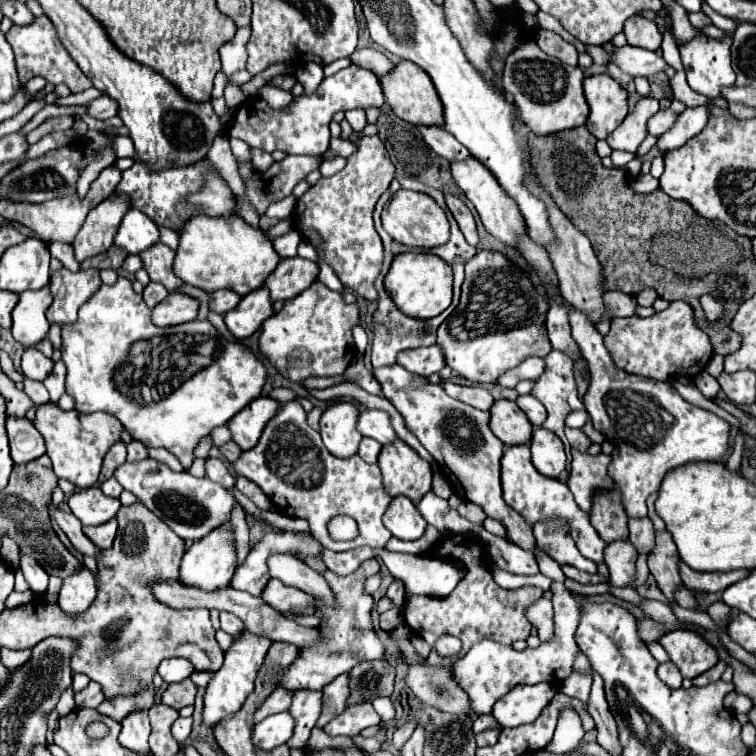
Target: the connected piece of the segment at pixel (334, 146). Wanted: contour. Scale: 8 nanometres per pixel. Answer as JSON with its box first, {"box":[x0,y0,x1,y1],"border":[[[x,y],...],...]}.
{"box":[328,137,356,157],"border":[[[332,137],[332,139],[330,139],[330,147],[328,147],[328,151],[332,151],[332,153],[338,155],[338,157],[348,157],[348,155],[352,155],[352,153],[356,151],[356,147],[354,147],[350,141]]]}

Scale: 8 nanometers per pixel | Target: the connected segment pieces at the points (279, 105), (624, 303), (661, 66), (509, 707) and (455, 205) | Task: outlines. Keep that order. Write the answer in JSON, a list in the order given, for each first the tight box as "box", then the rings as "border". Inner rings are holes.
[{"box":[258,83,294,109],"border":[[[268,83],[260,88],[258,94],[273,109],[283,109],[287,107],[294,99],[289,91],[284,91],[277,88],[271,83]]]},{"box":[604,291,638,317],"border":[[[608,291],[604,293],[604,303],[608,303],[608,311],[610,317],[630,317],[634,315],[638,303],[634,297],[624,295],[624,293],[616,293],[616,291]]]},{"box":[612,45,668,77],"border":[[[630,45],[618,47],[618,53],[612,53],[612,63],[616,63],[622,71],[630,73],[632,77],[636,75],[650,77],[654,73],[666,71],[668,67],[662,55],[642,47],[630,47]]]},{"box":[494,683,556,727],"border":[[[546,683],[518,685],[498,705],[494,705],[494,717],[502,727],[518,727],[538,719],[542,709],[550,703],[556,689]]]},{"box":[446,195,478,245],"border":[[[446,195],[446,205],[448,209],[452,211],[462,235],[466,237],[466,241],[470,245],[478,245],[478,233],[476,233],[476,223],[474,223],[474,217],[470,213],[470,209],[454,195]]]}]

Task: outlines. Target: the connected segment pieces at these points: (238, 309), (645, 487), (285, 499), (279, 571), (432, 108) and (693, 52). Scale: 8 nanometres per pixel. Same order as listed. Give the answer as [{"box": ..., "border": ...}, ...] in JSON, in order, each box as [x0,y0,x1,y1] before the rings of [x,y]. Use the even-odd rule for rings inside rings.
[{"box":[224,287,272,339],"border":[[[260,287],[240,299],[240,303],[224,315],[224,323],[236,339],[246,339],[256,333],[272,315],[272,303],[266,287]]]},{"box":[568,307,730,517],"border":[[[574,307],[568,311],[568,319],[572,337],[578,341],[592,375],[584,395],[584,407],[590,413],[594,427],[616,447],[608,473],[616,487],[622,489],[622,501],[628,515],[646,517],[646,499],[660,491],[668,471],[690,461],[720,461],[726,455],[730,425],[716,413],[684,401],[670,383],[630,375],[618,369],[614,361],[610,361],[604,337],[594,329],[590,319]]]},{"box":[232,401,392,551],"border":[[[296,401],[282,403],[276,417],[268,421],[258,445],[244,451],[232,467],[236,475],[254,481],[262,489],[278,513],[306,519],[310,531],[326,549],[348,551],[362,545],[384,547],[392,537],[382,525],[382,515],[392,497],[386,495],[378,465],[368,465],[358,455],[352,455],[350,459],[330,455],[320,433],[306,423],[306,411]],[[336,515],[352,517],[358,523],[358,537],[352,541],[334,541],[328,533],[328,521]]]},{"box":[268,553,336,605],"border":[[[276,553],[274,557],[268,559],[268,569],[270,569],[270,575],[280,579],[282,583],[298,587],[300,591],[316,597],[318,601],[324,601],[326,605],[336,603],[336,597],[334,597],[330,585],[326,583],[324,575],[316,573],[306,563],[294,559],[290,555]]]},{"box":[378,61,442,127],"border":[[[400,61],[392,67],[390,73],[384,77],[378,77],[382,85],[382,93],[386,103],[392,107],[392,111],[412,123],[412,125],[438,125],[442,127],[442,105],[438,101],[438,93],[434,93],[434,87],[430,85],[430,77],[426,77],[426,71],[410,61]]]},{"box":[680,35,736,99],"border":[[[696,35],[680,47],[688,85],[696,93],[714,99],[718,97],[720,85],[734,85],[736,75],[730,65],[730,45],[732,37],[710,39]]]}]

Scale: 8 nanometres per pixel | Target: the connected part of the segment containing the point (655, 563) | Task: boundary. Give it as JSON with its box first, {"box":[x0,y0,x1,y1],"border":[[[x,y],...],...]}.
{"box":[648,531,682,601],"border":[[[656,531],[656,547],[648,555],[650,573],[656,575],[660,591],[668,601],[674,601],[674,589],[682,583],[678,581],[678,551],[668,531]]]}

